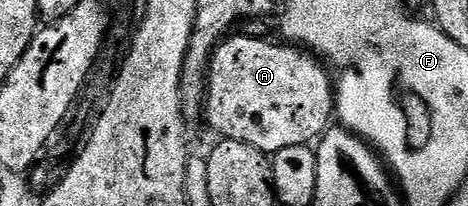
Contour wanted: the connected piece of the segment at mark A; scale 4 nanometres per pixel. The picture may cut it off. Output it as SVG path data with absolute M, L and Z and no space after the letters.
M235 36L223 37L222 41L214 47L208 58L208 69L206 71L205 97L204 97L204 119L212 129L218 133L217 137L222 140L240 140L244 144L252 144L252 148L263 150L268 156L275 156L281 150L294 150L297 146L306 146L317 143L322 135L326 133L335 113L334 104L335 91L332 89L332 74L329 69L313 54L293 44L281 44L277 46L274 42L265 42L262 38L234 38Z

